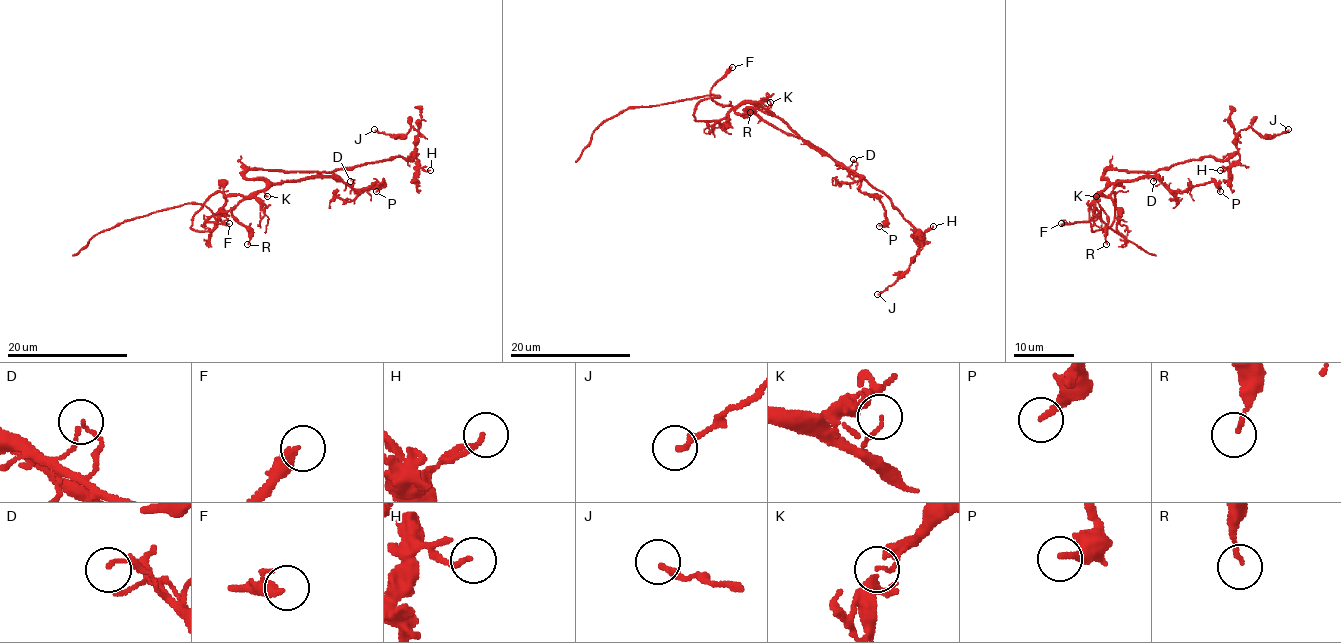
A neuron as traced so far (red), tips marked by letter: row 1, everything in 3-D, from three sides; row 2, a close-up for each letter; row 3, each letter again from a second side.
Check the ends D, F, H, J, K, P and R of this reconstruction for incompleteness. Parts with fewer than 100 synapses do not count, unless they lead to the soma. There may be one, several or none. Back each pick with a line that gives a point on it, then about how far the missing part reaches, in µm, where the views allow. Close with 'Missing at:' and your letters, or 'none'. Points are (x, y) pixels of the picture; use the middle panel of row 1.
Missing at: none

